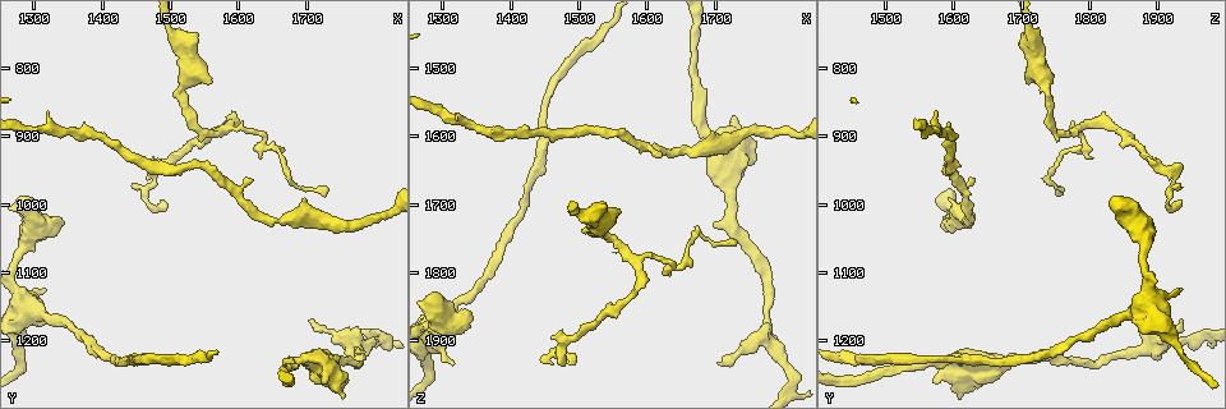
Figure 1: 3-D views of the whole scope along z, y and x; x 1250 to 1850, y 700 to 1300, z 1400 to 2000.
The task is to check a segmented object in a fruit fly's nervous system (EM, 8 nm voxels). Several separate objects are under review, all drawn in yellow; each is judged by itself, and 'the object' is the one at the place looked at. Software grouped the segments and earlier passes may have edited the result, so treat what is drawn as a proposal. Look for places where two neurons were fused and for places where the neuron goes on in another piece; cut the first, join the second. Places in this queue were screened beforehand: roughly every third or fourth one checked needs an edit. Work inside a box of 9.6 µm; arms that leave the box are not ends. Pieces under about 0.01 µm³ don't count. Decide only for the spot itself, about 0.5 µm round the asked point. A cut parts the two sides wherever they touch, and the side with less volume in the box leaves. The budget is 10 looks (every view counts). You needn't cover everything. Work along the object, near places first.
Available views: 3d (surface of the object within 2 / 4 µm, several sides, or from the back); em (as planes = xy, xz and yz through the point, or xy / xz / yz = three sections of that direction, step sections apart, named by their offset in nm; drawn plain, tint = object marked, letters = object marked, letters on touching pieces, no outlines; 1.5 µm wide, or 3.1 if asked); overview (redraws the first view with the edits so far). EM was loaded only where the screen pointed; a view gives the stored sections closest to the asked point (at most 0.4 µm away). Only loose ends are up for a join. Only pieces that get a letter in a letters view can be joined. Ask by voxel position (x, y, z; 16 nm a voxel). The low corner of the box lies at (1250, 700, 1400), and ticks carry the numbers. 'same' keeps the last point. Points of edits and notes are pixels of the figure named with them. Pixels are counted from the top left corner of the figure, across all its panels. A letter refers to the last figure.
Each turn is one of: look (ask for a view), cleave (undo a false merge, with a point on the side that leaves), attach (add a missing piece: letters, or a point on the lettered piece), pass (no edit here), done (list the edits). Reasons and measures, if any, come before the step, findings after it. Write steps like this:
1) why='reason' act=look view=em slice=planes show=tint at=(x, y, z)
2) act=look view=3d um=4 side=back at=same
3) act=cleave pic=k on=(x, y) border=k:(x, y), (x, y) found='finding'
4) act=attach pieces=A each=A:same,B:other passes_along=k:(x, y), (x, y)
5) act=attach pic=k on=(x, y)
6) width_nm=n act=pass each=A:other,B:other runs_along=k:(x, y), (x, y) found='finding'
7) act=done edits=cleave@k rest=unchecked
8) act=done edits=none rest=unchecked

why='free end' act=look view=em slice=planes show=letters at=(1620, 965, 1630)

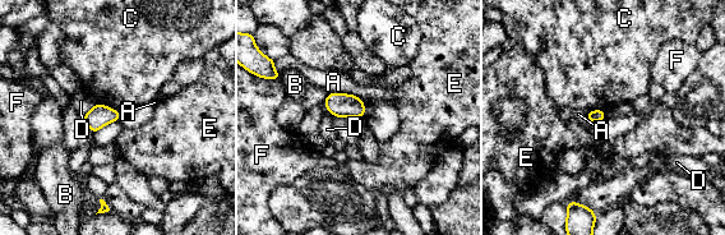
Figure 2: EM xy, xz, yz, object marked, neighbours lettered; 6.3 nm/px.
act=pass each=A:other,B:other,C:other,D:other,E:other,F:other border=2:(97, 102), (116, 109), (120, 113) found='no lettered piece goes on from it'

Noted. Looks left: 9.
why='a narrow waist' act=look view=3d um=4 at=(1470, 1000, 1915)

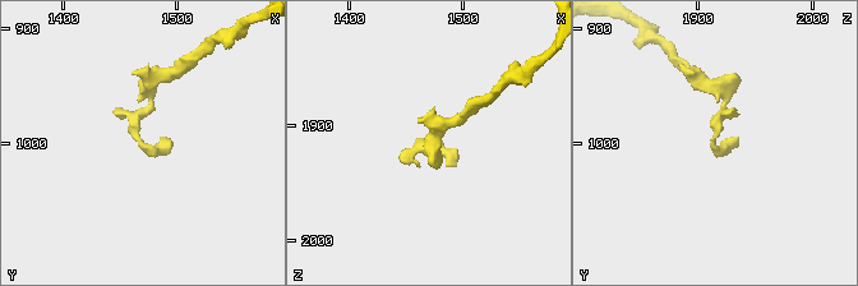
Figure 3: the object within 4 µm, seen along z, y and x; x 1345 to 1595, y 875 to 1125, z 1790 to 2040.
why='now the EM' act=look view=em slice=planes show=letters at=(1468, 1000, 1916)

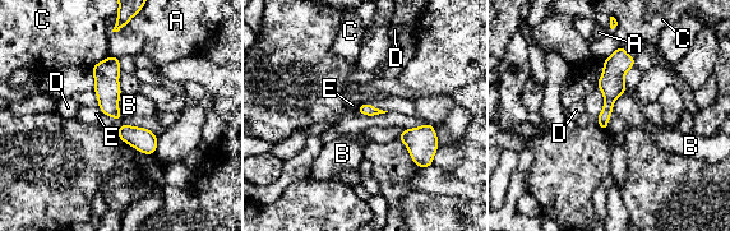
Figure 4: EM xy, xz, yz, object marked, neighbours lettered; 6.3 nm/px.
width_nm=70 act=pass each=A:other,B:other,C:other,D:other,E:other border=4:(120, 93), (119, 112), (123, 116) found='all the same neuron'

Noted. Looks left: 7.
why='abrupt turn' act=look view=3d um=4 at=(1675, 955, 1735)

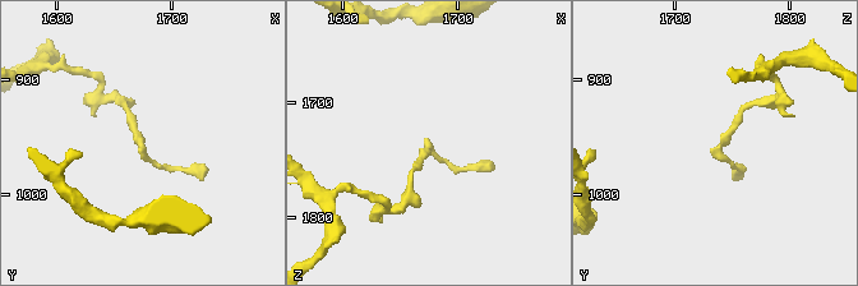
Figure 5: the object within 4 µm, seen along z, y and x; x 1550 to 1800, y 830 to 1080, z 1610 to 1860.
act=look view=em slice=xz step=4 show=tint at=(1674, 954, 1742)

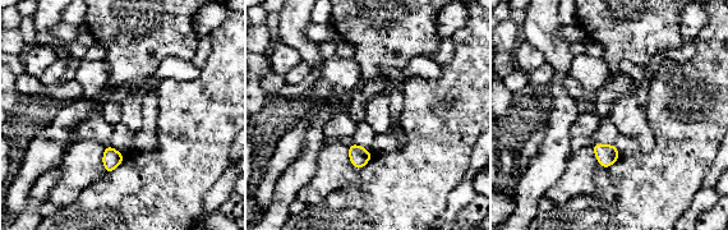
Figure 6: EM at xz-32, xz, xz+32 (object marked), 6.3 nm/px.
act=look view=em slice=yz step=4 show=letters at=same

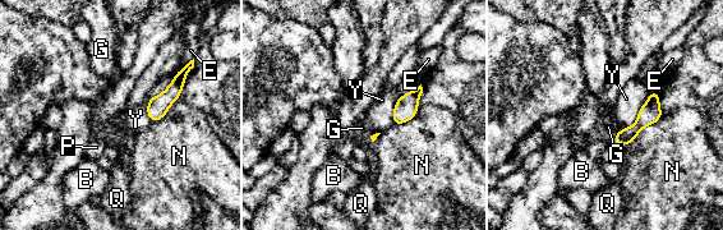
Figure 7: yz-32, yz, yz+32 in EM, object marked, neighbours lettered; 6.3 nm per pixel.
act=pass each=B:other,E:other,G:other,N:other,P:other,Q:other,Y:other runs_along=7:(187, 68), (153, 118) found='continuous, no second neuron'

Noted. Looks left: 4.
act=look view=3d um=2 at=(1725, 1255, 1570)

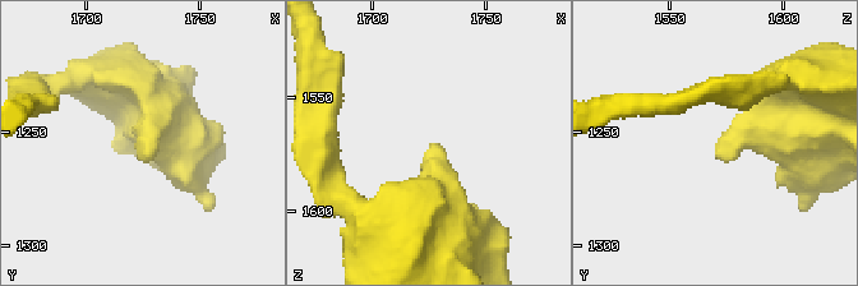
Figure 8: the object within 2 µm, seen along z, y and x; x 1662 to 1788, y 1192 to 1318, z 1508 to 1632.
why='need the tissue' act=look view=em slice=xy step=8 show=letters at=(1729, 1260, 1569)

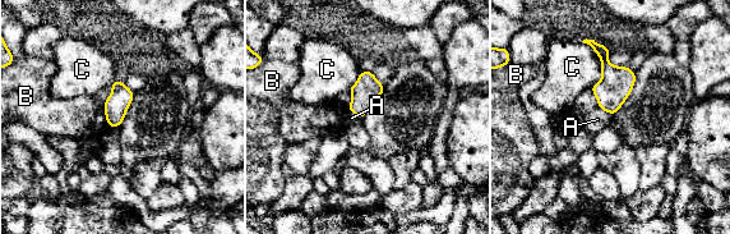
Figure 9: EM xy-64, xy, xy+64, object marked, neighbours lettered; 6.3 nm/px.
act=look view=em slice=planes show=letters at=same

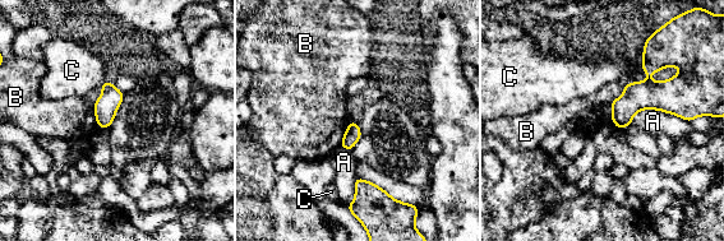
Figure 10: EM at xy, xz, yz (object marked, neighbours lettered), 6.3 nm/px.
act=pass each=A:other,B:other,C:other border=10:(350, 121), (340, 146) found='no lettered piece goes on from it'

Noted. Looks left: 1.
act=done edits=none rest=unchecked

